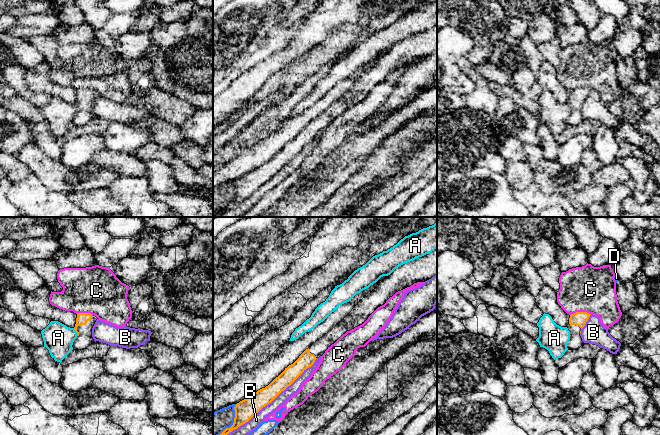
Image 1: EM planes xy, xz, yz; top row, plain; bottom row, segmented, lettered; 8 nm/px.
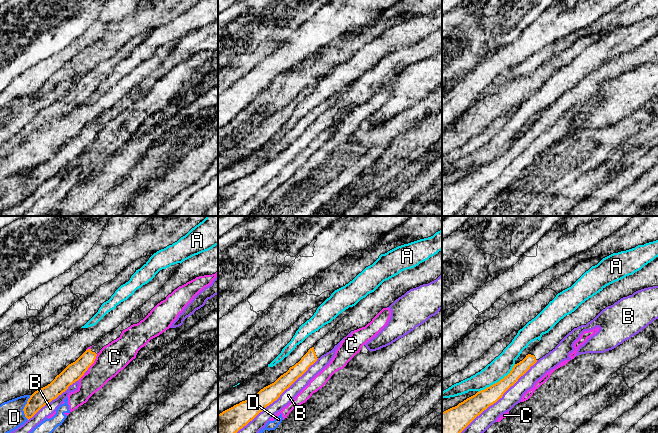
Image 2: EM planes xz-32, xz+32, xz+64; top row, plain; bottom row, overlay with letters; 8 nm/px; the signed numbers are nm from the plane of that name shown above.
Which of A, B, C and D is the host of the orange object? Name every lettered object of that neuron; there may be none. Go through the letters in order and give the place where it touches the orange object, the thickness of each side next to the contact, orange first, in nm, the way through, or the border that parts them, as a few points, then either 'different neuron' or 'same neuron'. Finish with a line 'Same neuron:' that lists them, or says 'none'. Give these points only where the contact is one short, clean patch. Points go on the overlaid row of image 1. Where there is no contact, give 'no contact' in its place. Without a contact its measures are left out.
A: contact xy (76, 331); calibres 100 and 240 nm; different neuron
B: contact xz (272, 400); calibres 160 and 90 nm; different neuron
C: contact yz (580, 312); calibres 110 and 380 nm; border yz (590, 313), (574, 312), (570, 315); different neuron
D: contact xz (234, 421); calibres 160 and 180 nm; different neuron
Same neuron: none

